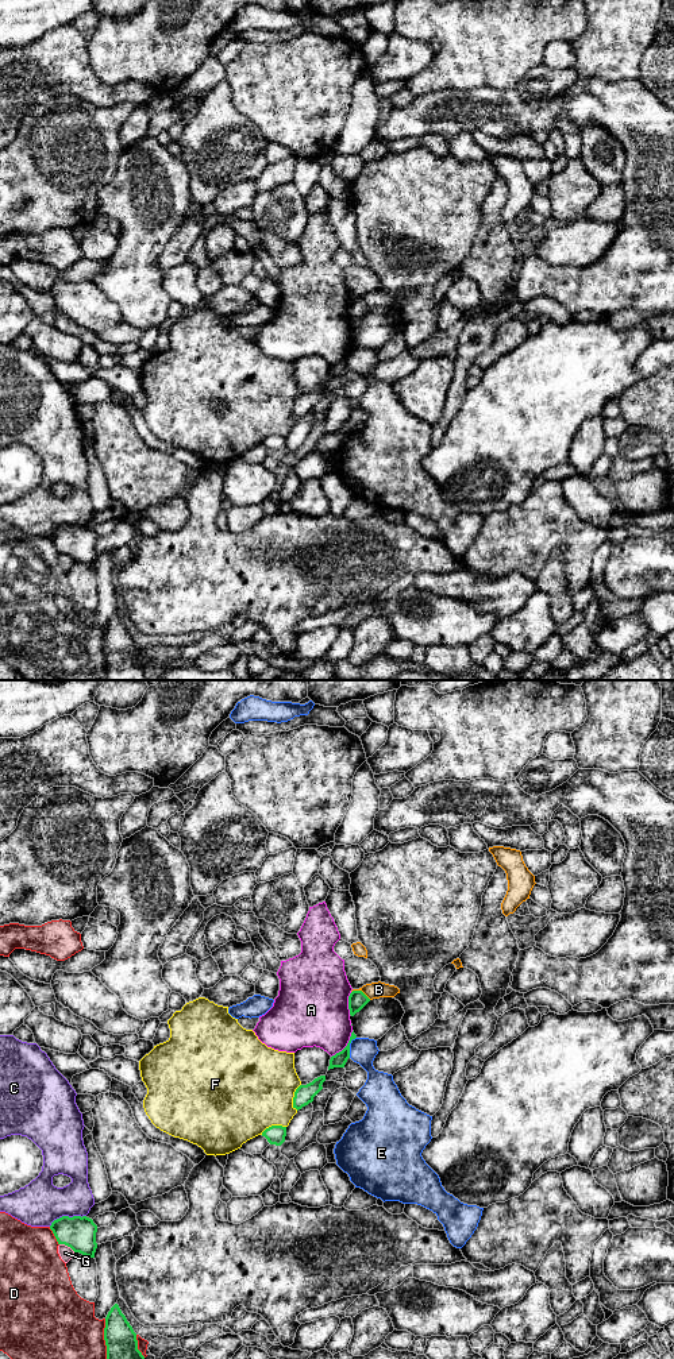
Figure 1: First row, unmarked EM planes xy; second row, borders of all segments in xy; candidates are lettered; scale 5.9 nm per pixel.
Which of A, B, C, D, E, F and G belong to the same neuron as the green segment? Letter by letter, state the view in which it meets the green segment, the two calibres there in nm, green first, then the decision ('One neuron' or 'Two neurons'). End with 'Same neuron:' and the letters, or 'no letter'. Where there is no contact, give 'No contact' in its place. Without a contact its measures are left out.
A: Touches green in xy. Thickness 90 nm (green) against 360 nm. Two neurons
B: Touches green in xy. Thickness 110 nm (green) against 100 nm. Two neurons
C: Touches green in xy. Thickness 200 nm (green) against 280 nm. Two neurons
D: Touches green in xy. Thickness 220 nm (green) against 420 nm. Two neurons
E: Touches green in xy. Thickness 90 nm (green) against 160 nm. Two neurons
F: Touches green in xy. Thickness 120 nm (green) against 500 nm. Two neurons
G: Touches green in xy. Thickness 200 nm (green) against 80 nm. Two neurons
Same neuron: no letter

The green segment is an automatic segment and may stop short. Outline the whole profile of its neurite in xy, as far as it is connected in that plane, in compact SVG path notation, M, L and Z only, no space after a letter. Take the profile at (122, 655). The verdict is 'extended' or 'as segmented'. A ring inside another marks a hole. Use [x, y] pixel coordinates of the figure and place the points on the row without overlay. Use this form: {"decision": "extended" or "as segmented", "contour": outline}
{"decision": "as segmented", "contour": "M115 613L105 626L105 680L146 680L145 665L138 659L136 642Z"}

